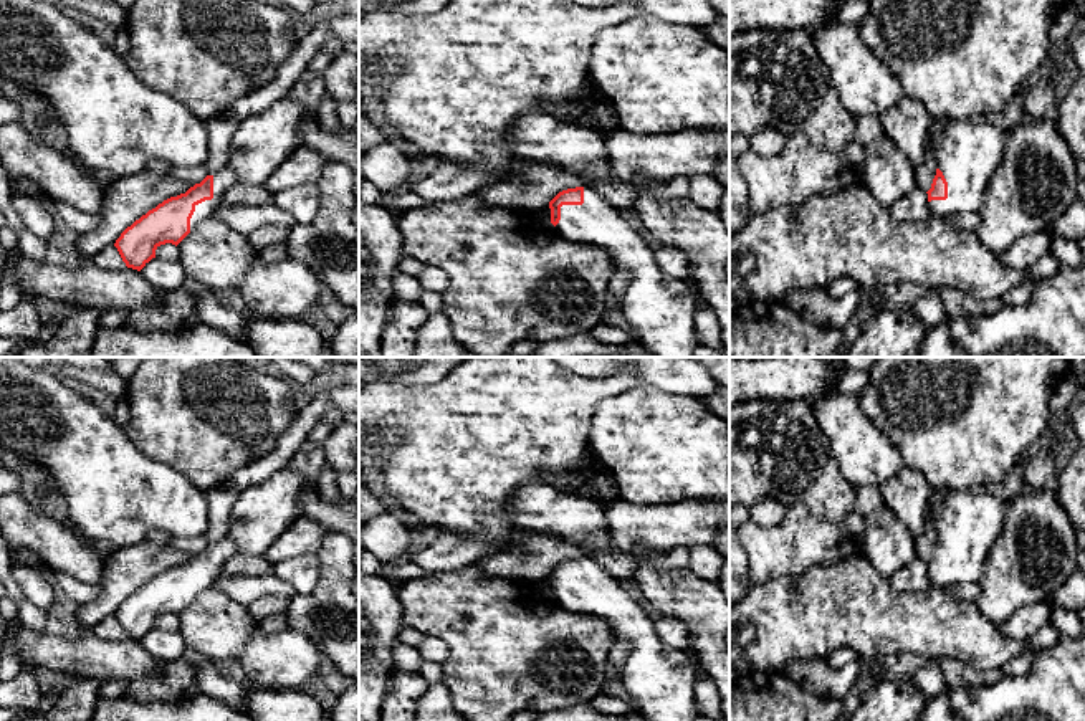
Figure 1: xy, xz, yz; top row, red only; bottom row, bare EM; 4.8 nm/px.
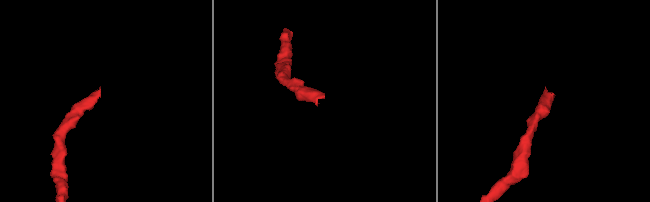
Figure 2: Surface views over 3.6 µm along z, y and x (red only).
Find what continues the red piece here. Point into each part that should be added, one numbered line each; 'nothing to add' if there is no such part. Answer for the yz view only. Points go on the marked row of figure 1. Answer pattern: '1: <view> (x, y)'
1: yz (968, 154)

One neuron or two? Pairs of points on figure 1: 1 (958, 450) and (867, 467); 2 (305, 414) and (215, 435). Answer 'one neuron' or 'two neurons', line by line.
1: two neurons
2: two neurons

